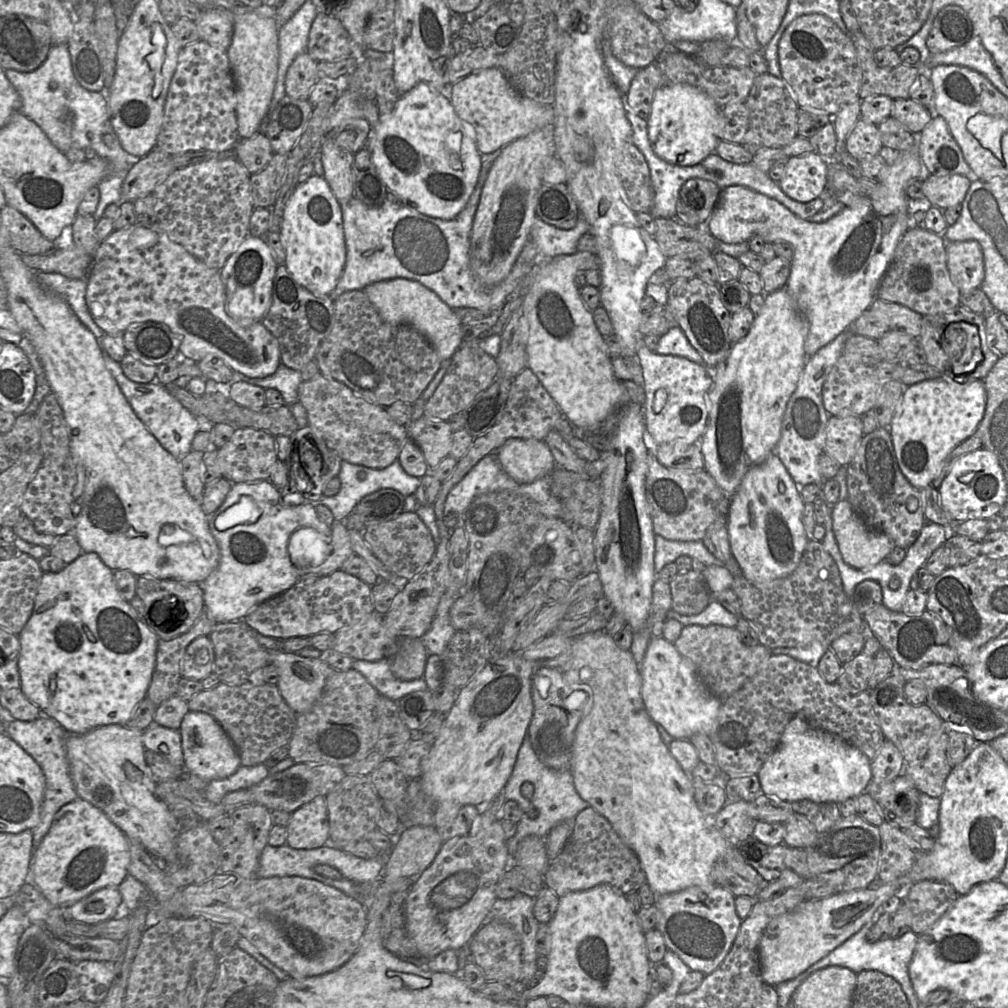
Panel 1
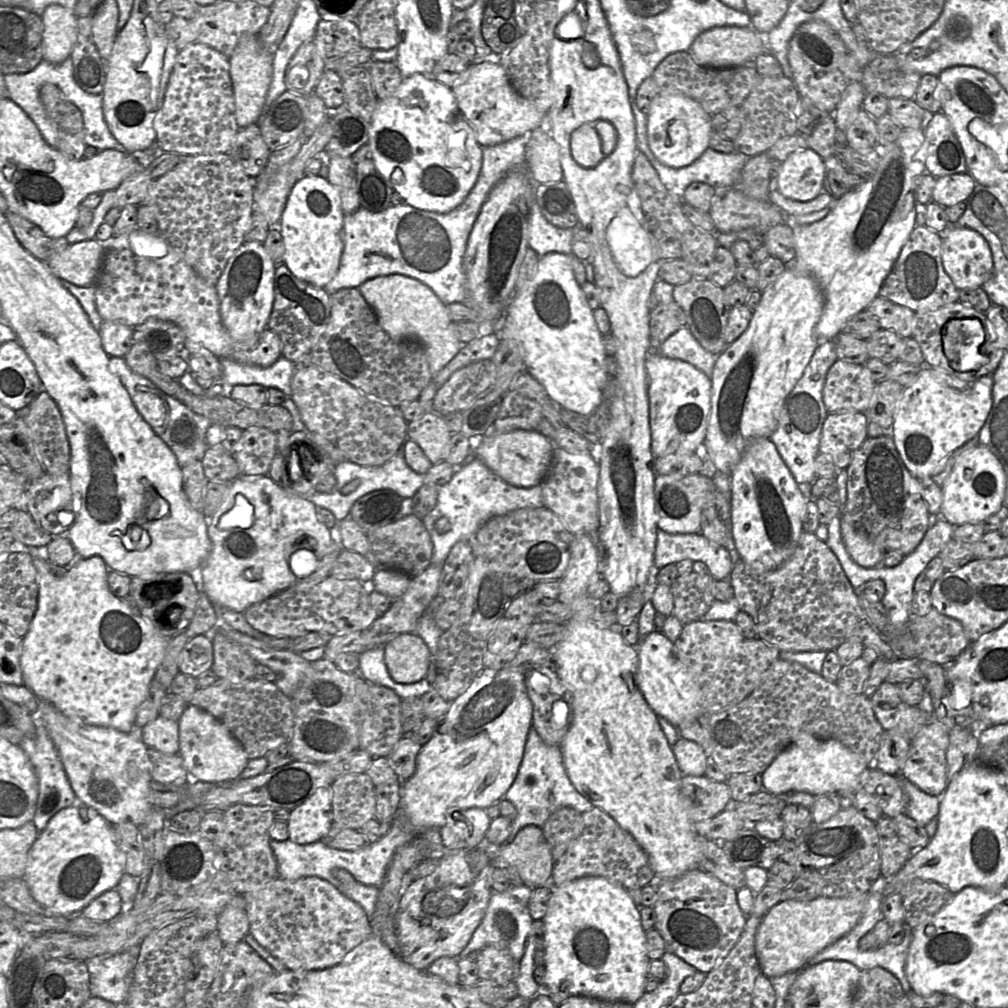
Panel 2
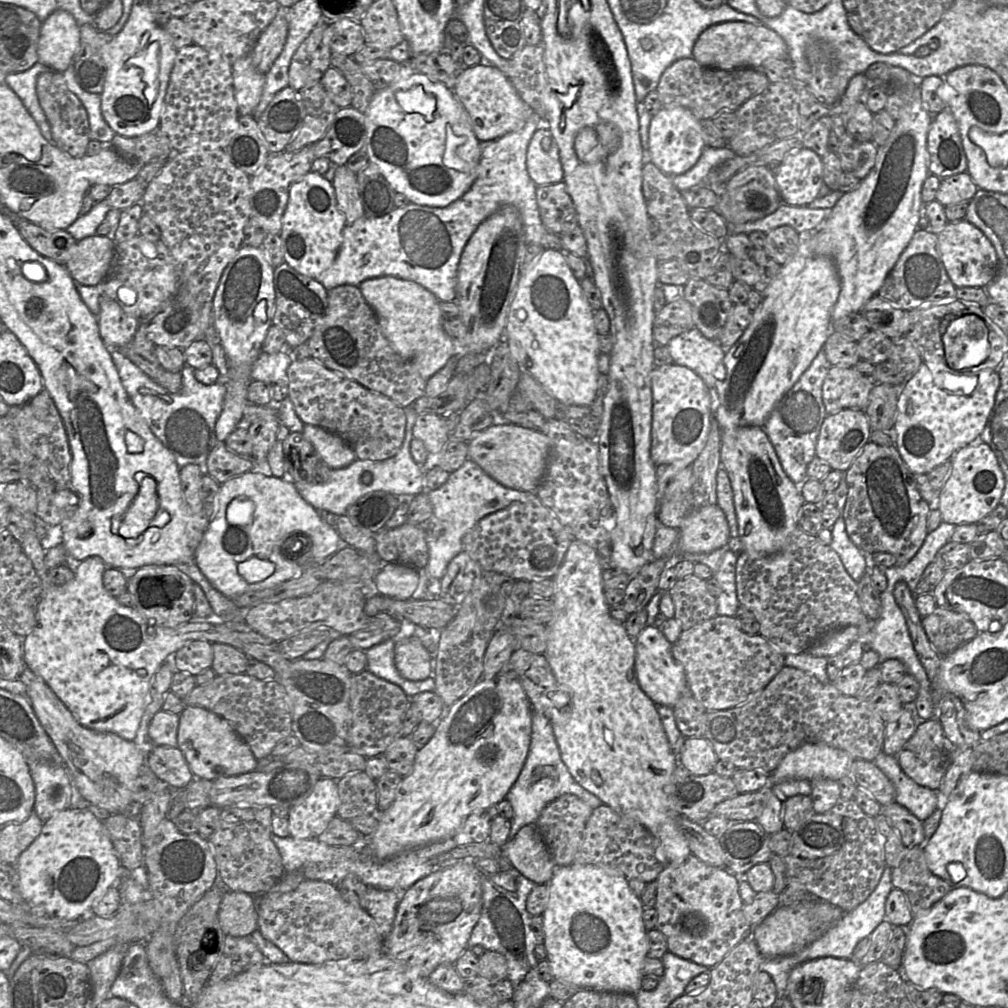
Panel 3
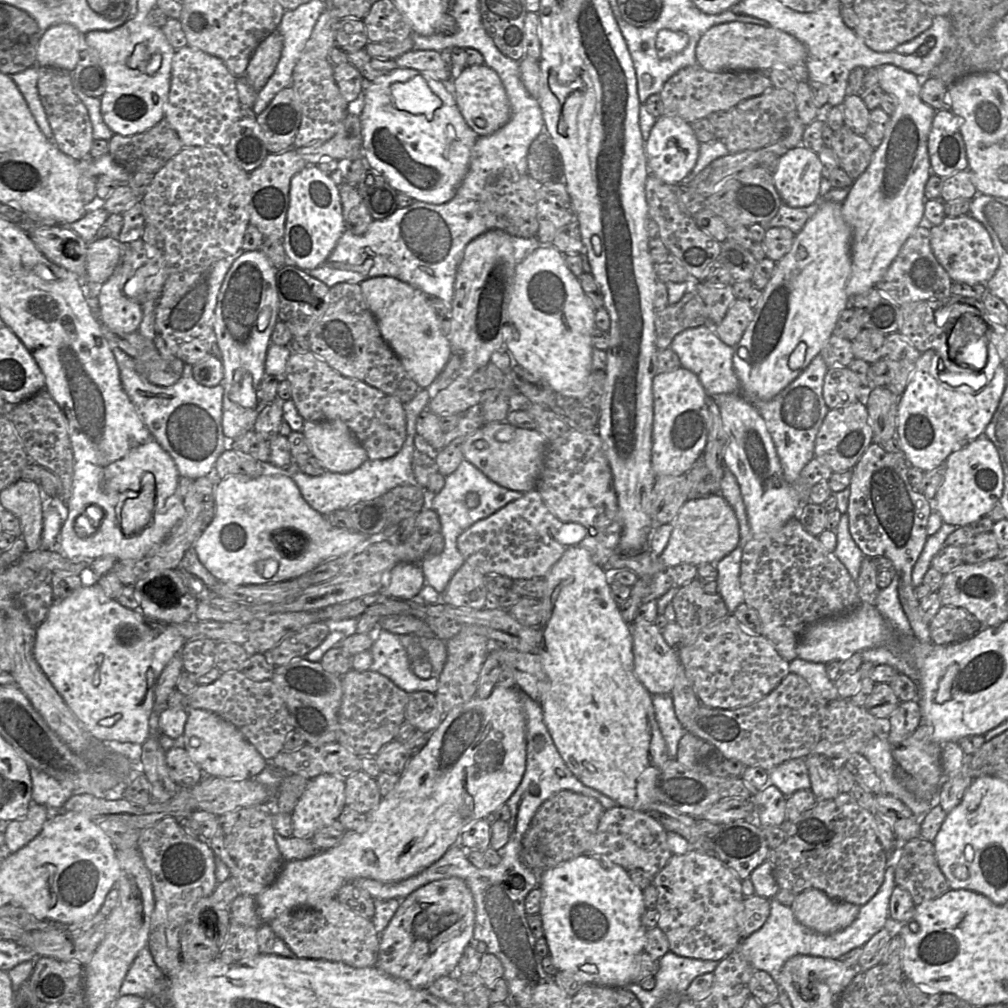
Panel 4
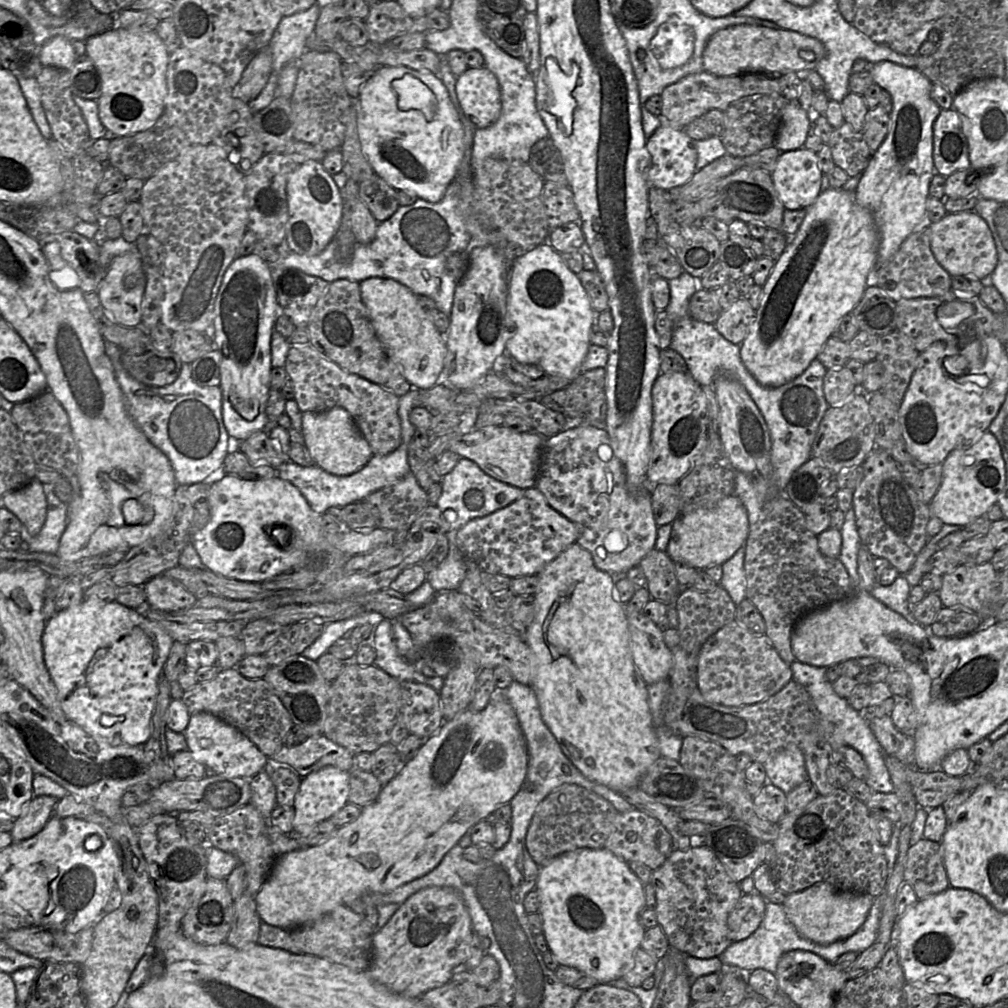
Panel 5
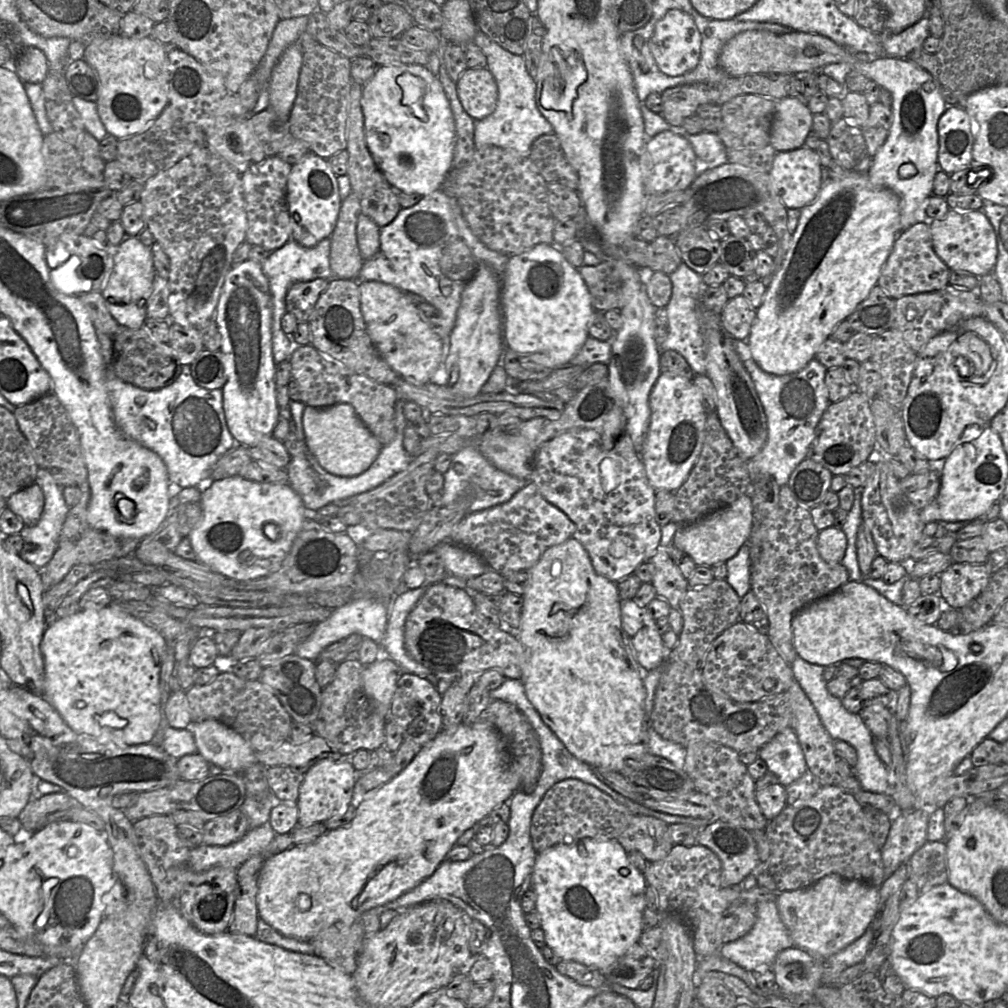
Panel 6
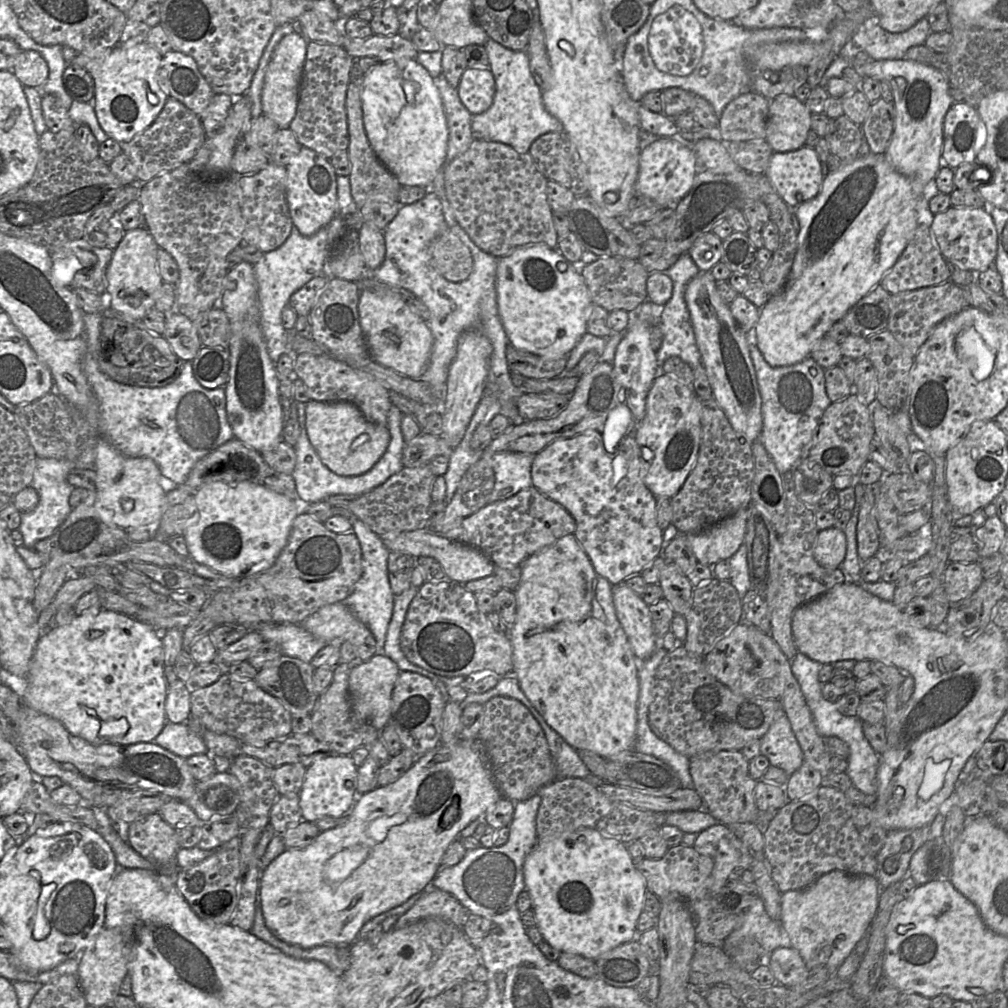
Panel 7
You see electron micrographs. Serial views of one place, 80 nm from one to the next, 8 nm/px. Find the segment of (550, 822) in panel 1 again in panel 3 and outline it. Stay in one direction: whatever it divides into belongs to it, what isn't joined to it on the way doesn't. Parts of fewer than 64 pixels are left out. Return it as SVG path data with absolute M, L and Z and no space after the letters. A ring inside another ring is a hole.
M533 711L530 745L524 766L506 795L511 803L514 816L511 821L509 840L525 825L536 823L541 811L553 800L563 794L573 794L595 809L603 803L594 794L580 786L563 763L552 725L543 714Z

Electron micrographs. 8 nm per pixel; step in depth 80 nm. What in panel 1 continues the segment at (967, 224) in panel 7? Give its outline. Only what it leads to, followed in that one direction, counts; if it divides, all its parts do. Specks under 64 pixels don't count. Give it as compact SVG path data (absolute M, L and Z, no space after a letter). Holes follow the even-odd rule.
M975 240L946 243L950 277L961 293L980 288L985 276L984 256Z

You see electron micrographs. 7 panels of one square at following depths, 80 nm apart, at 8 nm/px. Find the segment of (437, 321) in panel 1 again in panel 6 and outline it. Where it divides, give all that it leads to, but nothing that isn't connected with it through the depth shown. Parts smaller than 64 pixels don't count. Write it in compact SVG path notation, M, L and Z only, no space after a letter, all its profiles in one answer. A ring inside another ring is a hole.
M359 281L360 308L368 335L383 360L403 379L416 385L430 382L443 362L443 339L399 288L378 281Z

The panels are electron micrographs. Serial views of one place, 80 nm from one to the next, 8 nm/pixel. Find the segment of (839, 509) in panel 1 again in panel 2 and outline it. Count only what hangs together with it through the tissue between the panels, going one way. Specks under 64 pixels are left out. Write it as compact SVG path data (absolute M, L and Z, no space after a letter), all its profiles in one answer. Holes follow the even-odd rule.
M842 516L841 535L846 550L855 563L864 568L882 566L881 562L886 552L856 531Z

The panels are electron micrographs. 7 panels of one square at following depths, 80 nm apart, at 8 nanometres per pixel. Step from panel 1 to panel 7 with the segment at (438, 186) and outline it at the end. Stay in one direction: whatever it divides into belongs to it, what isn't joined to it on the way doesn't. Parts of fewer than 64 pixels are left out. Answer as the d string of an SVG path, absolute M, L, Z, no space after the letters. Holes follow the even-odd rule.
M416 60L382 62L364 74L361 92L365 131L379 160L402 186L430 188L444 164L448 126L435 80Z

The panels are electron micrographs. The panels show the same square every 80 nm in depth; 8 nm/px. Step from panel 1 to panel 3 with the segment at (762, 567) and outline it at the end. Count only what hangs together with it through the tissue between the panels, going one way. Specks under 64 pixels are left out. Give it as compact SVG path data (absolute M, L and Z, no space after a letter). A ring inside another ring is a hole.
M742 426L722 430L721 463L731 481L734 506L738 523L738 533L746 551L773 555L788 544L798 527L798 516L805 500L800 488L785 473L775 449L763 427Z

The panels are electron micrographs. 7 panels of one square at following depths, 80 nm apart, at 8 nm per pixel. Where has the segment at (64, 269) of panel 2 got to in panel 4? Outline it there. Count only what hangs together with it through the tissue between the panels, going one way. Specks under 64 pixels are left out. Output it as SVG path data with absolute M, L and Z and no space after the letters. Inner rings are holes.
M113 237L94 239L87 243L86 281L103 284L120 263L125 244Z

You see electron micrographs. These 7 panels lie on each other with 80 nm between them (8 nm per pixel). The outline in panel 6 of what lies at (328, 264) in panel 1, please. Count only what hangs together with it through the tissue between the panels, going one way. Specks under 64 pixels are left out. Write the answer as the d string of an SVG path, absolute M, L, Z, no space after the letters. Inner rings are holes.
M310 152L293 165L287 181L287 202L292 226L291 240L305 248L312 248L323 239L331 237L342 200L337 175L330 168L327 159Z

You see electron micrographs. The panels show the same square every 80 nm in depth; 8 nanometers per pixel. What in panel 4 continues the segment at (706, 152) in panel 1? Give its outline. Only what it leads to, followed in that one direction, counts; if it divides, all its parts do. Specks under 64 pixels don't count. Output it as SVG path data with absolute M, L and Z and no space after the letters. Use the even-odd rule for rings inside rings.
M662 115L656 119L647 141L650 174L670 185L680 185L693 170L699 155L700 142L691 124L680 117Z

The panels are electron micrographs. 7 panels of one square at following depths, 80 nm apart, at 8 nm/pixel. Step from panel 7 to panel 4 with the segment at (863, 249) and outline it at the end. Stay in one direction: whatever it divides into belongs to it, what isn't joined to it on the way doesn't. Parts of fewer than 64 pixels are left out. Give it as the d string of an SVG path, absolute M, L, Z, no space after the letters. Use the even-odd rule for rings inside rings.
M821 202L817 212L806 222L802 230L796 234L791 250L776 263L772 277L762 291L762 296L754 309L754 318L747 326L740 342L734 346L733 367L739 379L742 393L746 398L760 401L768 401L778 395L791 382L793 382L811 363L815 356L819 355L824 345L833 334L840 313L849 306L849 296L846 286L851 274L851 241L852 231L845 222L841 213L841 204L837 202Z

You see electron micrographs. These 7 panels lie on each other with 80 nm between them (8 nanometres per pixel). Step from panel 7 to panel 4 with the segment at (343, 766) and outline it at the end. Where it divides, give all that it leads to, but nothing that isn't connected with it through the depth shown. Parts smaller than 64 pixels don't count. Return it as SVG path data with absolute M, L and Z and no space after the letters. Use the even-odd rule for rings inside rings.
M322 774L309 780L291 813L293 837L311 840L316 832L338 819L345 808L344 780L331 774Z

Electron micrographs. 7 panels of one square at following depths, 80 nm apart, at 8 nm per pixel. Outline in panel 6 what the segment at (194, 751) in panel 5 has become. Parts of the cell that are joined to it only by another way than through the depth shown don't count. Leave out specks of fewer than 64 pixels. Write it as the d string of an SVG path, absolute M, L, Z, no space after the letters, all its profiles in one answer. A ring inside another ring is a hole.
M208 719L202 722L191 722L187 729L194 736L198 753L210 764L222 768L225 771L224 773L240 774L251 764L257 762L256 751L254 751L244 737L217 720Z

